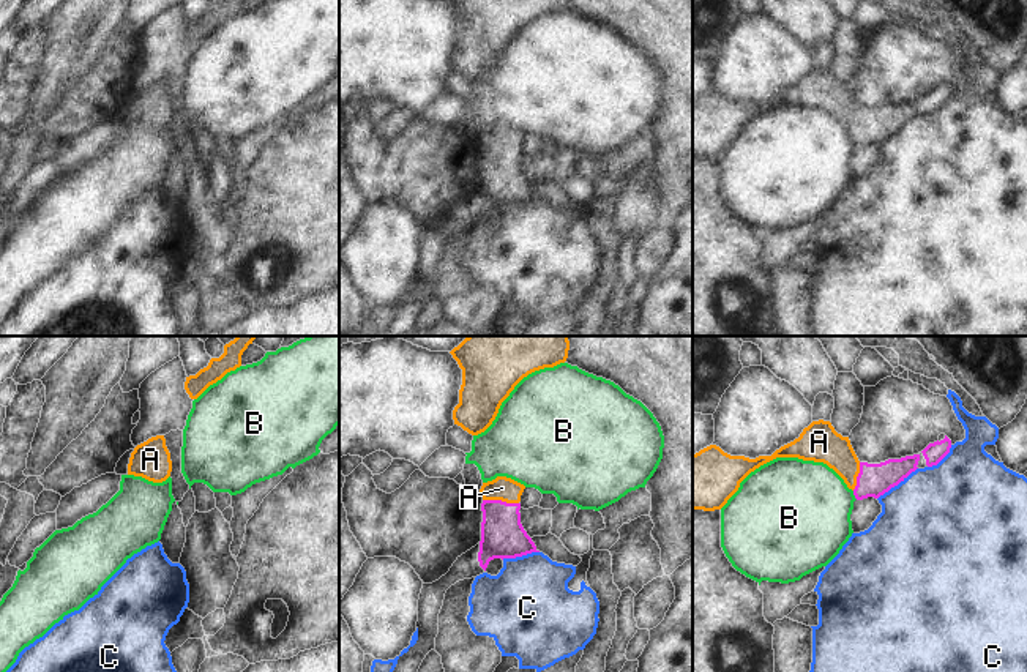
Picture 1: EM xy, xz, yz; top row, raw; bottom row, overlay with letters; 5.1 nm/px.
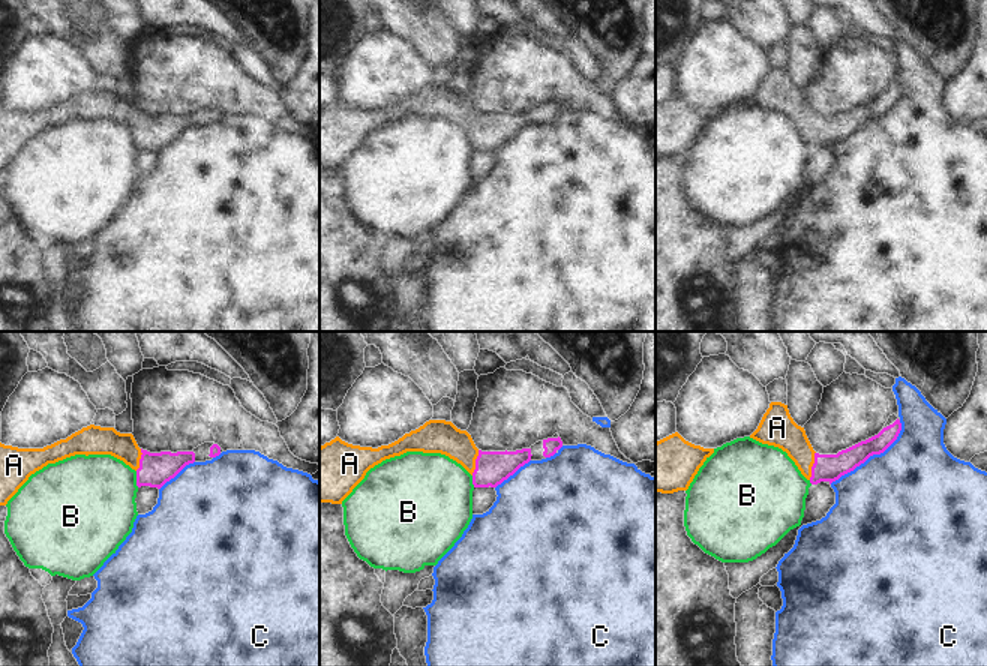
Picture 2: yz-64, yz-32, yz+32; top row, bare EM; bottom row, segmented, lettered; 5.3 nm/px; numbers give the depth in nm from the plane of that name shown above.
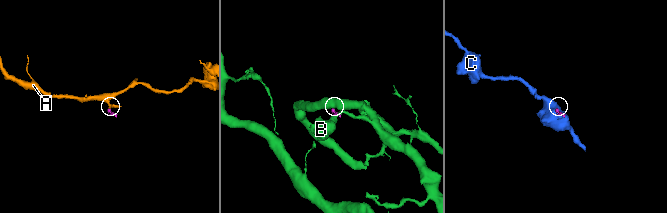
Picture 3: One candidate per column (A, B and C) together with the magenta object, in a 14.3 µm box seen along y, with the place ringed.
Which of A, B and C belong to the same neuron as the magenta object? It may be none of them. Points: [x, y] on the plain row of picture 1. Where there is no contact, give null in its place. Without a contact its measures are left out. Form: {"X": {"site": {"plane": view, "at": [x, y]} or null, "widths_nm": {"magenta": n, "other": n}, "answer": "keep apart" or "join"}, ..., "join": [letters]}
{"A": {"site": {"plane": "xz", "at": [500, 147]}, "widths_nm": {"magenta": 220, "other": 120}, "answer": "join"}, "B": {"site": {"plane": "yz", "at": [854, 141]}, "widths_nm": {"magenta": 170, "other": 460}, "answer": "keep apart"}, "C": {"site": {"plane": "yz", "at": [896, 131]}, "widths_nm": {"magenta": 170, "other": 500}, "answer": "keep apart"}, "join": ["A"]}

